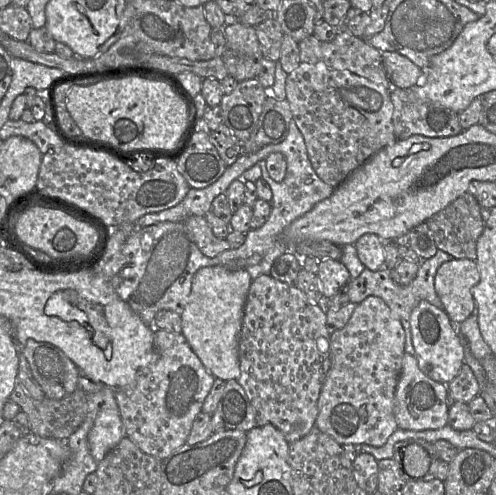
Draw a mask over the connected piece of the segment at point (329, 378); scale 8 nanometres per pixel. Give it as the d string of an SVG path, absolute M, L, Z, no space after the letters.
M368 296L357 305L348 323L342 329L330 334L330 344L329 367L318 398L315 426L340 445L383 446L398 428L394 417L394 395L405 352L405 332L400 320L395 317L382 298Z

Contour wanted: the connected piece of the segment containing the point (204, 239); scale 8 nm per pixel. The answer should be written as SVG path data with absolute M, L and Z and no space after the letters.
M204 216L187 217L183 223L193 236L199 250L207 257L215 257L230 248L226 239L217 238Z

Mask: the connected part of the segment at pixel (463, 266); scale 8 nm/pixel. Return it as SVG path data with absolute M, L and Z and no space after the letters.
M452 259L437 270L435 291L443 310L454 324L466 320L475 308L473 287L480 280L477 263L470 259Z

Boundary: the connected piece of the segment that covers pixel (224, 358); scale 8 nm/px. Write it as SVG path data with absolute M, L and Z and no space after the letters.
M222 266L199 269L192 280L191 292L180 314L182 334L205 369L215 378L229 381L240 376L239 340L244 307L252 282L246 270L229 270Z

